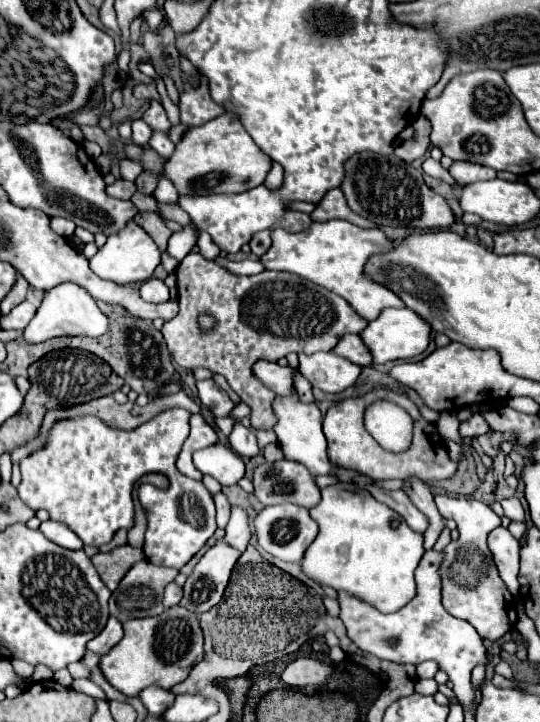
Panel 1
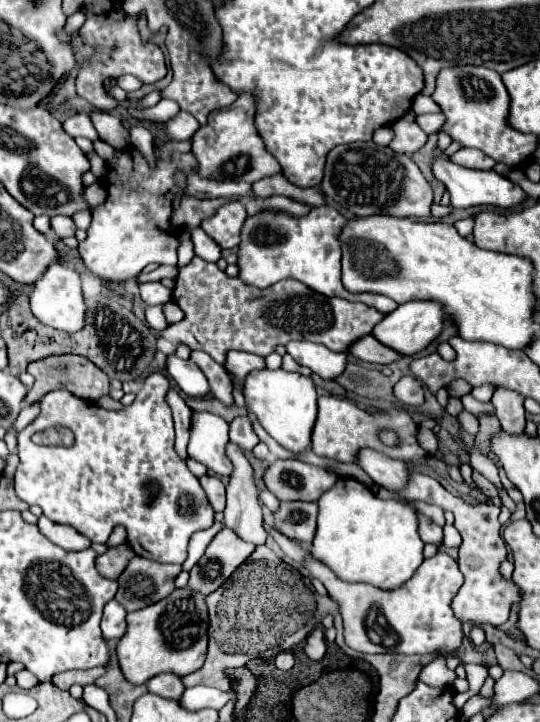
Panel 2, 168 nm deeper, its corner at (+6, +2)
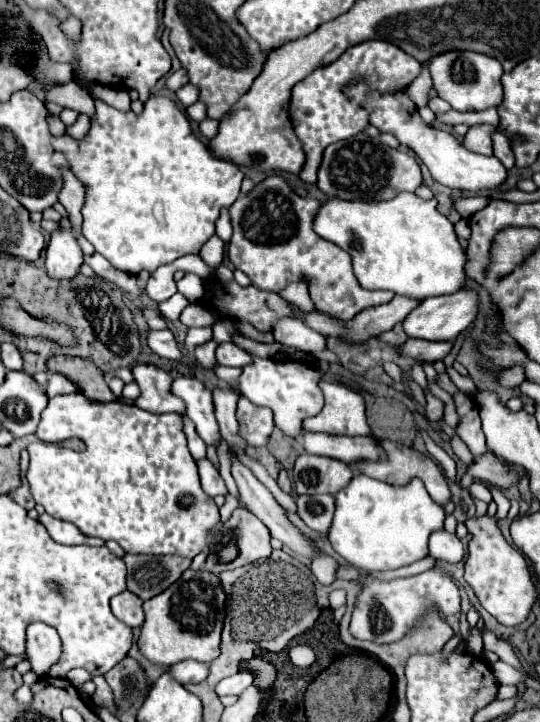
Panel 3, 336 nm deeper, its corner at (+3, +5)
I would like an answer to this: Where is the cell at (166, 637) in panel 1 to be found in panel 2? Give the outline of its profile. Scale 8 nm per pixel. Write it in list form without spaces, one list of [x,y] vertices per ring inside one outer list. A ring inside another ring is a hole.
[[[175,589],[165,601],[149,605],[145,609],[127,615],[127,633],[117,645],[117,657],[121,671],[133,685],[147,683],[157,673],[179,673],[189,675],[205,663],[207,653],[207,629],[209,613],[205,605],[205,595],[193,593],[191,589]]]

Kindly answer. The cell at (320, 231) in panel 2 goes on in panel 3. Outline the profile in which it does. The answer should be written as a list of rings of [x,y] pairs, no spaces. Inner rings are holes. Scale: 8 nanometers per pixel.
[[[270,176],[264,182],[256,184],[250,194],[240,196],[232,206],[230,206],[230,216],[232,216],[232,226],[234,226],[234,236],[228,244],[228,258],[232,260],[234,268],[242,270],[252,286],[260,288],[260,290],[268,290],[268,292],[282,292],[292,276],[302,276],[308,280],[308,290],[310,290],[310,298],[316,304],[318,310],[324,310],[326,314],[334,314],[336,318],[348,320],[354,314],[358,314],[360,310],[374,306],[374,304],[386,304],[394,298],[392,292],[388,290],[364,290],[358,286],[354,274],[352,274],[352,262],[348,258],[348,254],[344,254],[344,250],[340,250],[336,244],[320,238],[314,228],[312,222],[320,210],[322,202],[314,200],[314,198],[300,198],[288,184],[284,178],[280,176]]]

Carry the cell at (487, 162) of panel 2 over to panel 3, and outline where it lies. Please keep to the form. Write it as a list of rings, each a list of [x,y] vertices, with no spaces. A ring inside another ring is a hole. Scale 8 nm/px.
[[[472,126],[466,136],[464,136],[464,142],[462,146],[470,152],[476,152],[476,154],[482,154],[482,156],[492,156],[492,140],[490,140],[490,132],[494,132],[492,126]]]

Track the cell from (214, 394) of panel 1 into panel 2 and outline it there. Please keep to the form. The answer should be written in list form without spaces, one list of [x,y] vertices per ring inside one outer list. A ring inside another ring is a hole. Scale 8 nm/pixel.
[[[175,353],[167,355],[167,373],[175,379],[175,383],[181,387],[185,395],[189,397],[207,397],[209,395],[207,377],[191,359],[183,361]]]

